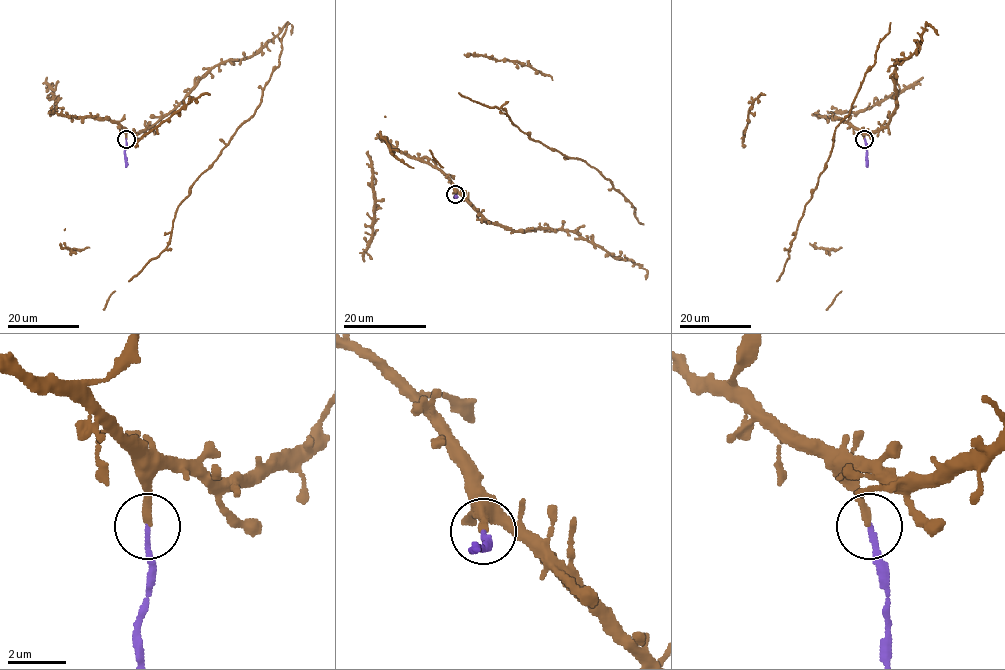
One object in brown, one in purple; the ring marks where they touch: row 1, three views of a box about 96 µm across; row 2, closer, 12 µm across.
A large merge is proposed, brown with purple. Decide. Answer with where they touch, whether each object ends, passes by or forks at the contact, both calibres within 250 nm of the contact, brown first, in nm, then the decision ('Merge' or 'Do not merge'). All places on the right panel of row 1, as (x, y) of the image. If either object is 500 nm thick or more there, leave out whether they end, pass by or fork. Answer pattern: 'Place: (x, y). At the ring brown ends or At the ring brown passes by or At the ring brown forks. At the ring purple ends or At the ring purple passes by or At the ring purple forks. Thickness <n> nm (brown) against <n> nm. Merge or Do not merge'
Place: (864, 139). At the ring brown ends. At the ring purple ends. Thickness 280 nm (brown) against 170 nm. Do not merge

